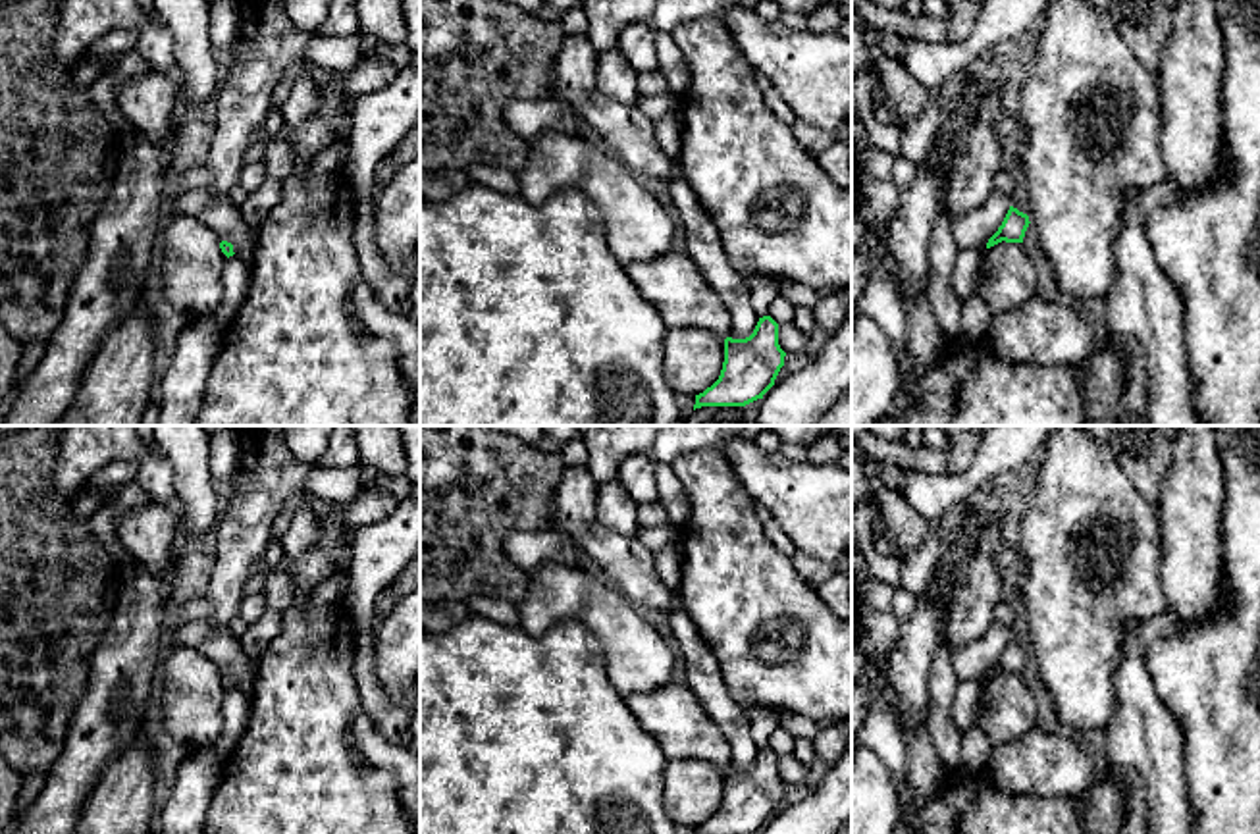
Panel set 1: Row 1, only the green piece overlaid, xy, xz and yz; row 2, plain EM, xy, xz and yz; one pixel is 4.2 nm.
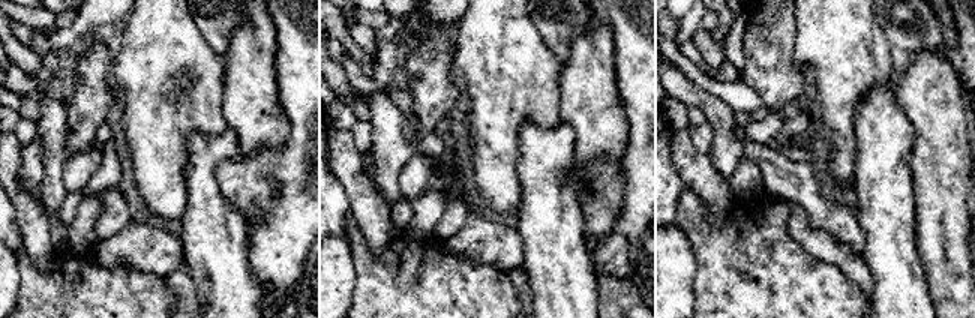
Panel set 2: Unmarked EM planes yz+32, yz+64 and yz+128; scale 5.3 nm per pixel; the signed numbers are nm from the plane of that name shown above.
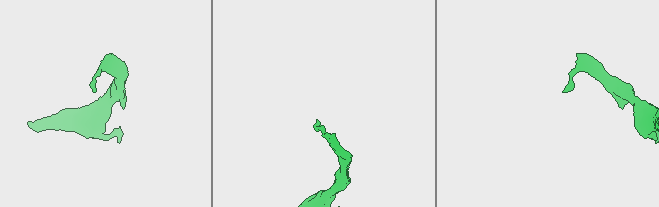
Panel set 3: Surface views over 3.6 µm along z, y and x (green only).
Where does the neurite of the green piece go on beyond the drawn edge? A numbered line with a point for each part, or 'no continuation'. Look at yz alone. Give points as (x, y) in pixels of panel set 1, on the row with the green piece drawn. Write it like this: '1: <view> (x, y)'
no continuation

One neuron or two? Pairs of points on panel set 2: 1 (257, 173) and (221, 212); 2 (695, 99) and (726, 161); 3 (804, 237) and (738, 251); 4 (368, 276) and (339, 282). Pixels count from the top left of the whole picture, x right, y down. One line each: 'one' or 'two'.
1: two
2: one
3: two
4: two

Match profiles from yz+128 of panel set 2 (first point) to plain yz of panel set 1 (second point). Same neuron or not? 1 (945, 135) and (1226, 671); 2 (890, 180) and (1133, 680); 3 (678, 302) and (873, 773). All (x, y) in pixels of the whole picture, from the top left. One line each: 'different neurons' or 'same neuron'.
1: different neurons
2: same neuron
3: same neuron

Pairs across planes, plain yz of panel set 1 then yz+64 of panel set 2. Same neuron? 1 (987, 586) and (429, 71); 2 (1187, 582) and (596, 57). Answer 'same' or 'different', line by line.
1: same
2: same

